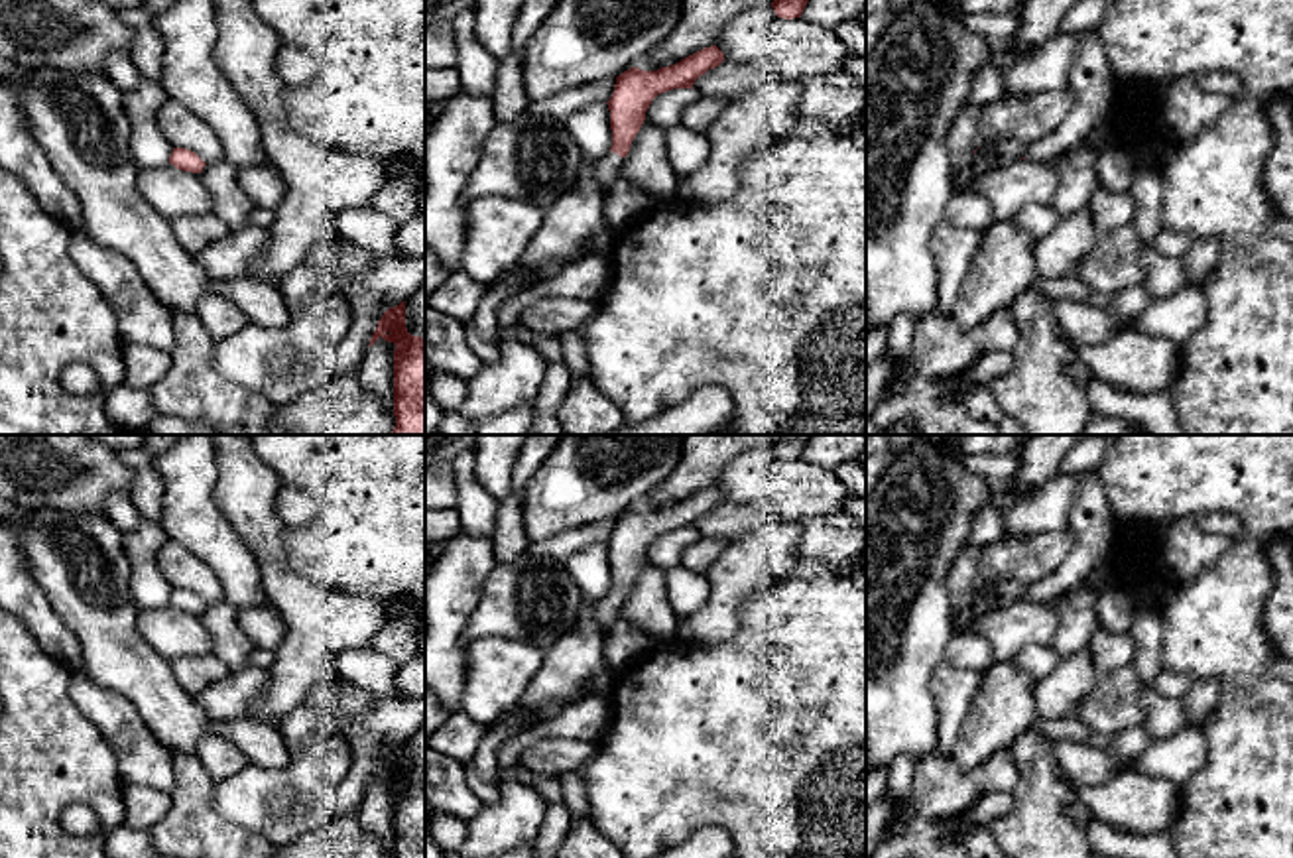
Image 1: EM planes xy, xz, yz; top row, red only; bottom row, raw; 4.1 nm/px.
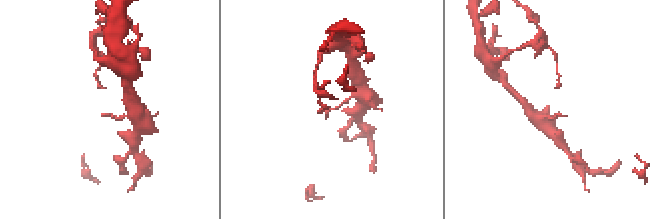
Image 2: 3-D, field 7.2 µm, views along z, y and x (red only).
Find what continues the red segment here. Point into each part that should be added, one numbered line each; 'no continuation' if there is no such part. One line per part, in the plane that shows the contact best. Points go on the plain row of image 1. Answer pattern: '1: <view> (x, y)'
1: xz (607, 611)

